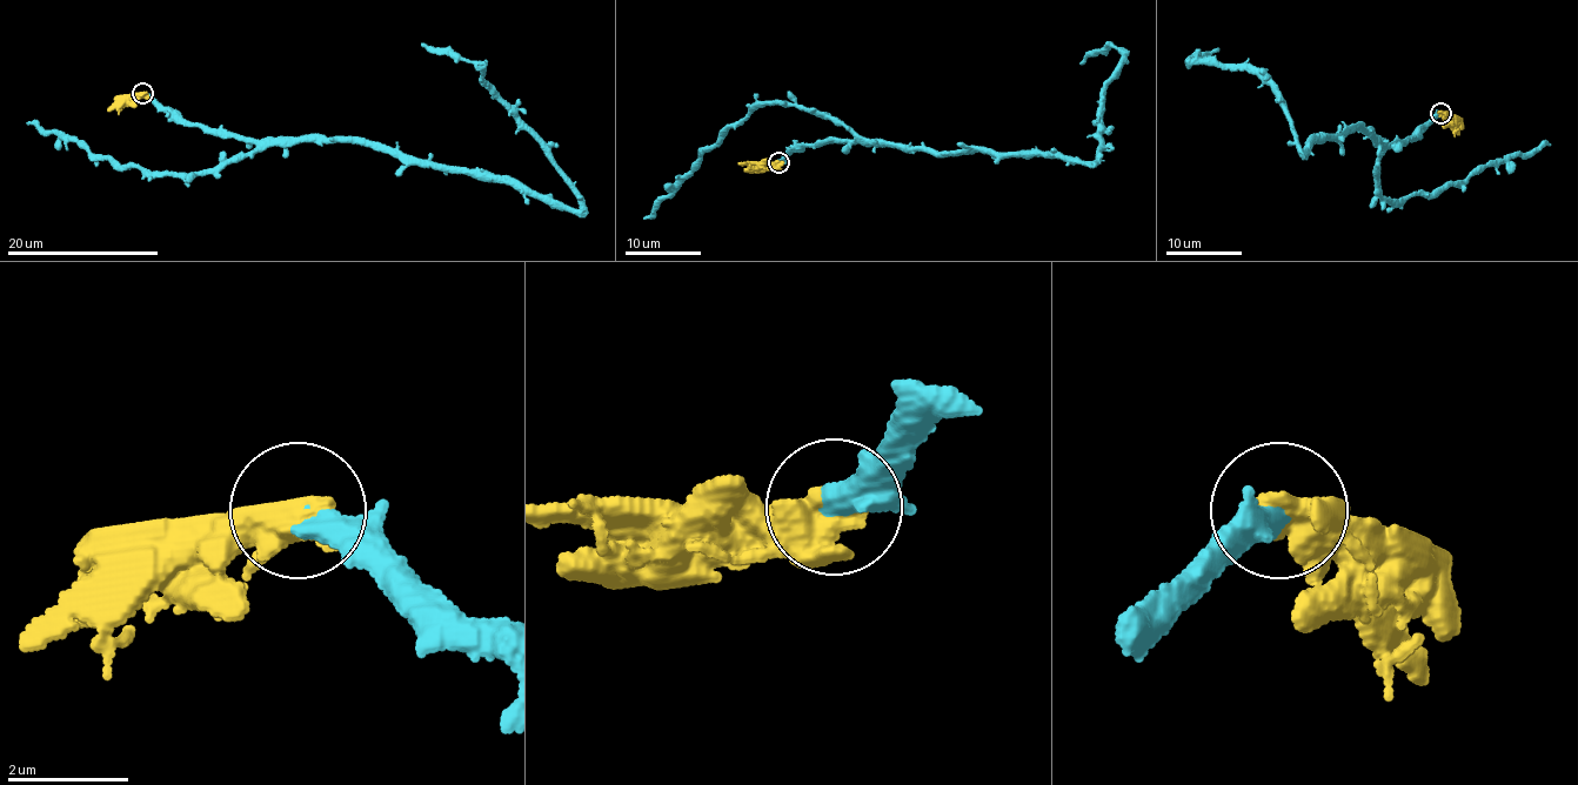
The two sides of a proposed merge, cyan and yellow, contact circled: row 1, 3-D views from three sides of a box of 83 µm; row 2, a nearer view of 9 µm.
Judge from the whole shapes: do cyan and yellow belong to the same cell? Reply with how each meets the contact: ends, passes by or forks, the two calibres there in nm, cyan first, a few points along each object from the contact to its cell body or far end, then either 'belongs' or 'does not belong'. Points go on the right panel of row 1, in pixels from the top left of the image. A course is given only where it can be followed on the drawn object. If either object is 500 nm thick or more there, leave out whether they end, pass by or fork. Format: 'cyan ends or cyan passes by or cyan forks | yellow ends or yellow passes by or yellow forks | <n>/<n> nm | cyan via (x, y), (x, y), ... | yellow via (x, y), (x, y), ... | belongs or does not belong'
cyan ends | yellow passes by | 420/480 nm | cyan via (1441, 112), (1411, 138), (1386, 145), (1351, 125), (1310, 134), (1301, 152), (1269, 85), (1190, 64), (1218, 48) | yellow via (1441, 112), (1453, 118), (1459, 134) | does not belong

